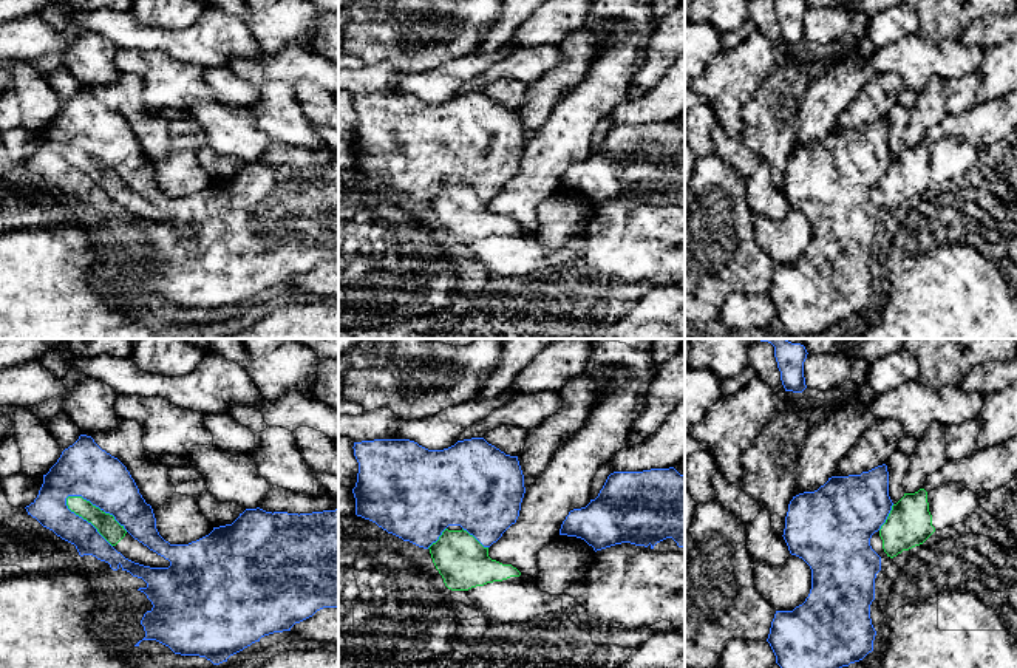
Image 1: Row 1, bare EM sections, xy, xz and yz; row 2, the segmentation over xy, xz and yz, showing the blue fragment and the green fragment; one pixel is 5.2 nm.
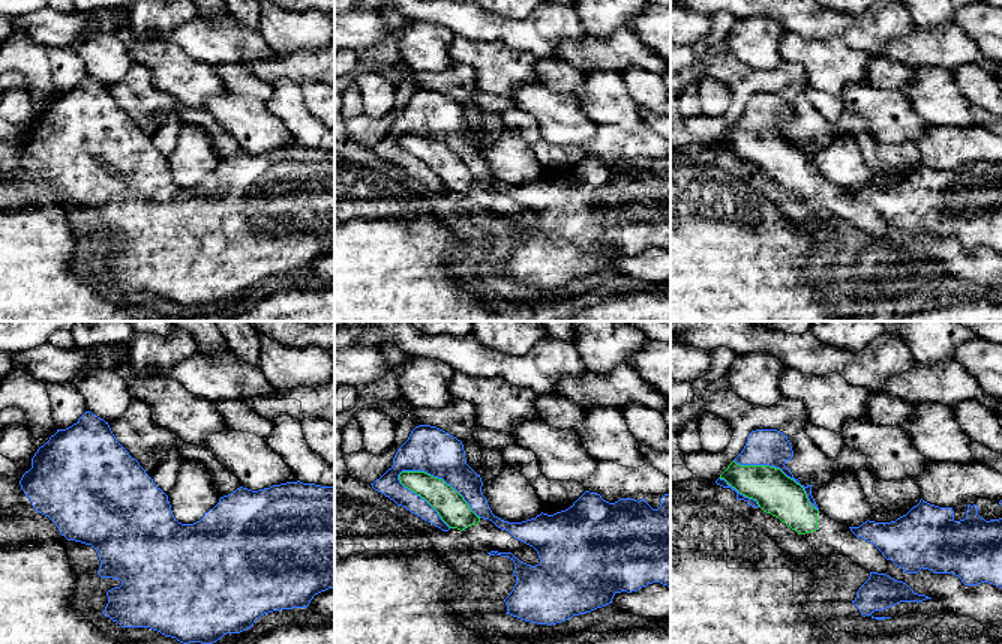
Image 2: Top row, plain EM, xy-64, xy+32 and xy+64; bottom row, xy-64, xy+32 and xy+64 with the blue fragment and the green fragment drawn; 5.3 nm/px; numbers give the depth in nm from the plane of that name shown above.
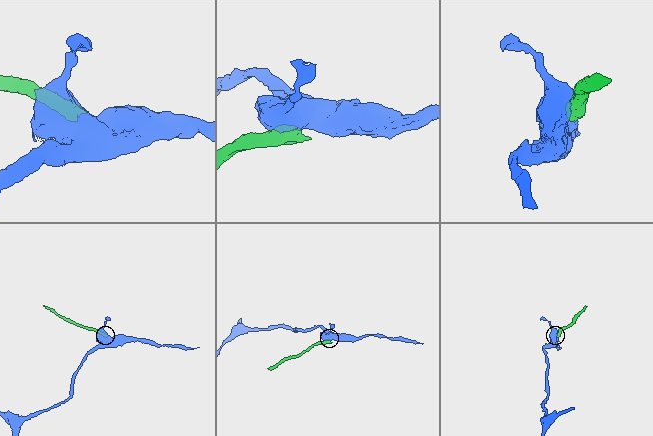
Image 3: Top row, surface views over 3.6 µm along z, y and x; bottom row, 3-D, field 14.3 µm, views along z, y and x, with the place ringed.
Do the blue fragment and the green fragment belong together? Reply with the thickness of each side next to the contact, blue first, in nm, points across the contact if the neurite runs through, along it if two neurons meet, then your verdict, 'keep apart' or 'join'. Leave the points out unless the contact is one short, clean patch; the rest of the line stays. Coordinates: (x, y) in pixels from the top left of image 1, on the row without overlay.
calibres 280 and 110 nm; keep apart

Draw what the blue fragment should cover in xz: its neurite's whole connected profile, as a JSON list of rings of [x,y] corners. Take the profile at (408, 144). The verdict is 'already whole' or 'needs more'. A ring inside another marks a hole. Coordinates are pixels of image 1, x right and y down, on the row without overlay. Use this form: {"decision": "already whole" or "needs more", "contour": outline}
{"decision": "already whole", "contour": [[[484,91],[457,94],[444,104],[428,104],[410,93],[362,94],[354,96],[352,102],[359,116],[357,136],[352,142],[355,169],[403,195],[428,203],[448,179],[461,179],[484,201],[490,201],[519,170],[526,141],[518,110],[505,108]]]}

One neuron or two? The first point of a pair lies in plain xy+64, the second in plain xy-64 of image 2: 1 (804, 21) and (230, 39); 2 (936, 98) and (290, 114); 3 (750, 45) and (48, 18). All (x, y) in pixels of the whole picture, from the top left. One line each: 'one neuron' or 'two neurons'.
1: one neuron
2: one neuron
3: two neurons

